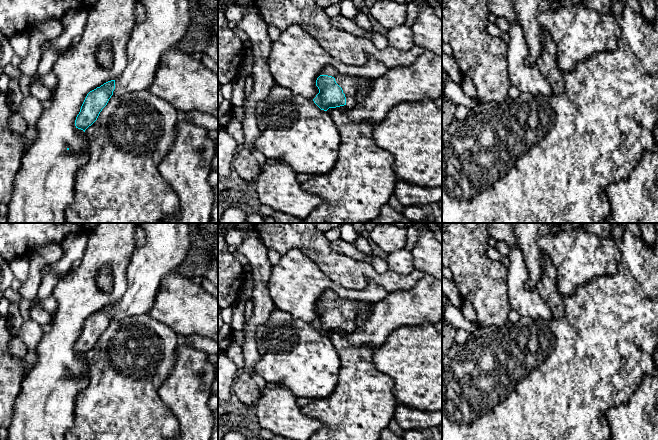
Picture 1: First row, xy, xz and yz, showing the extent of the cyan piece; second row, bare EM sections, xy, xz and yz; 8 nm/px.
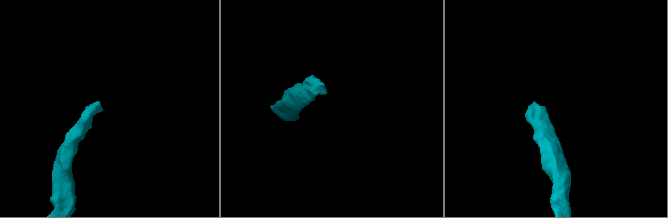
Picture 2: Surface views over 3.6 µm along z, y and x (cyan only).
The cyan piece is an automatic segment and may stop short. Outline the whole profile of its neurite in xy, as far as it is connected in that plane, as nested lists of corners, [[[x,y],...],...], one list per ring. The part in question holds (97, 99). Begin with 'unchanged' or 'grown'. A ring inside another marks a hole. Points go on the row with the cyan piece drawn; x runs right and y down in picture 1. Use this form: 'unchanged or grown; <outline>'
grown; [[[140,0],[146,18],[133,26],[126,46],[127,64],[116,80],[111,80],[90,91],[75,120],[78,129],[85,130],[98,118],[112,95],[121,96],[129,92],[148,90],[155,78],[162,56],[177,47],[183,39],[191,21],[190,0]]]

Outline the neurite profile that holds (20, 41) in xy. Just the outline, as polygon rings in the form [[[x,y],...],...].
[[[19,32],[9,37],[9,43],[13,48],[15,55],[24,58],[29,51],[29,32]]]

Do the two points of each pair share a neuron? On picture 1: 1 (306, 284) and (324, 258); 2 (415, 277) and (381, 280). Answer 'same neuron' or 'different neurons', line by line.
1: different neurons
2: same neuron

